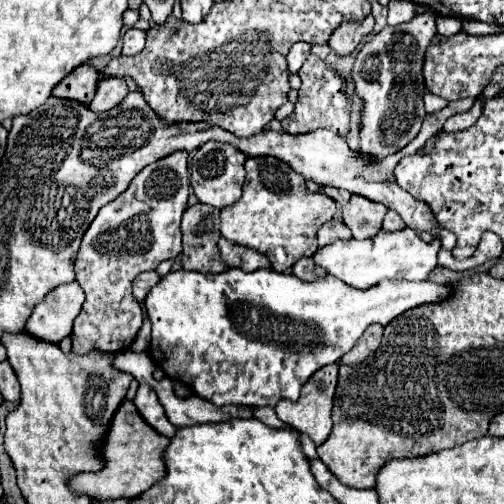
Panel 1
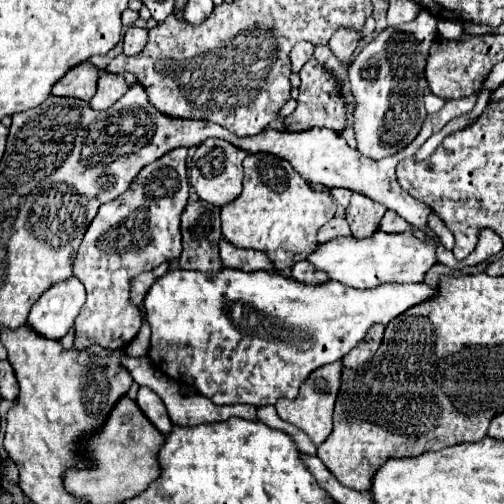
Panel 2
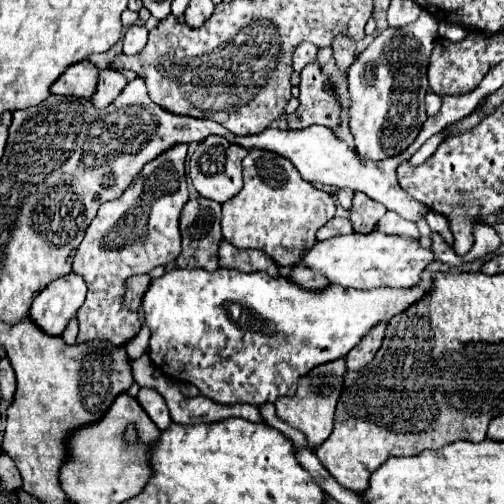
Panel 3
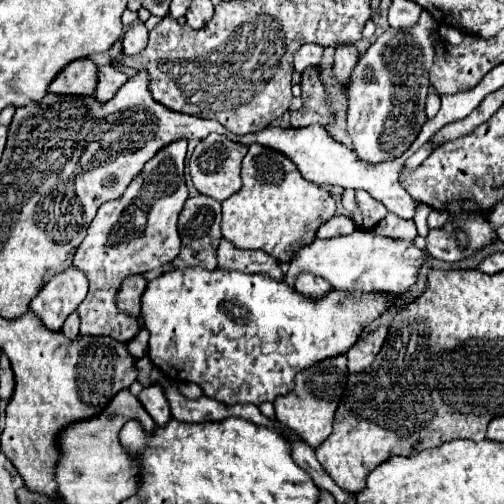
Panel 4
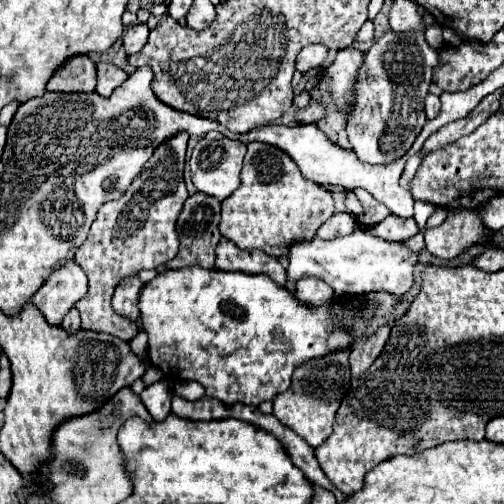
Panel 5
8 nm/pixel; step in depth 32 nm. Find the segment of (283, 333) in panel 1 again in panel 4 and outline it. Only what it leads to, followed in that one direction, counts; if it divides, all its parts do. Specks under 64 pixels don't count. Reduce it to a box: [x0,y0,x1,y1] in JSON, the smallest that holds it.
[142,268,412,406]

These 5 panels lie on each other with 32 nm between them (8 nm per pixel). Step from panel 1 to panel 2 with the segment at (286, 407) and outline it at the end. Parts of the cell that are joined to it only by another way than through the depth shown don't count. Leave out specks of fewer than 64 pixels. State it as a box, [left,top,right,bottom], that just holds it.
[276,362,342,446]

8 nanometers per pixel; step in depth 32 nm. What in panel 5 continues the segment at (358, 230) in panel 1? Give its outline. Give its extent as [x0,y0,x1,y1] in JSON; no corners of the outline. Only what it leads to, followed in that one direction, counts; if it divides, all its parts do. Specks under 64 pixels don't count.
[354,188,390,228]

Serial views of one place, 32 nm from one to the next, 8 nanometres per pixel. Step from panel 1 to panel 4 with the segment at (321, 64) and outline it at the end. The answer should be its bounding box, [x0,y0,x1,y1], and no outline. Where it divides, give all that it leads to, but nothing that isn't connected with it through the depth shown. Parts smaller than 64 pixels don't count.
[290,66,334,128]

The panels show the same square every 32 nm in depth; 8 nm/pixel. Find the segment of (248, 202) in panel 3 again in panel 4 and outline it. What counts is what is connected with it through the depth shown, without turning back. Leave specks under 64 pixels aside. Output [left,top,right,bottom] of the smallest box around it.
[222,144,336,262]

